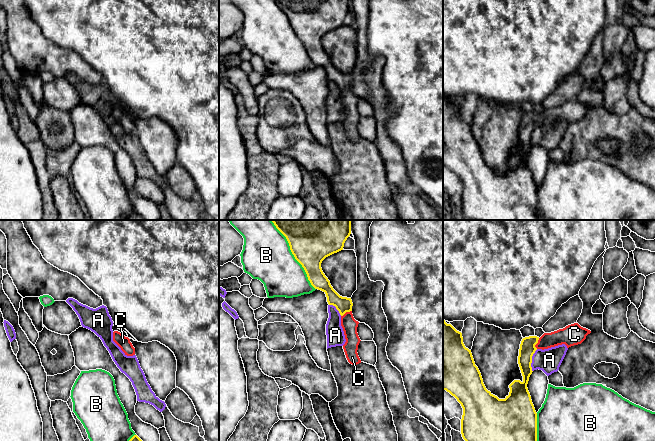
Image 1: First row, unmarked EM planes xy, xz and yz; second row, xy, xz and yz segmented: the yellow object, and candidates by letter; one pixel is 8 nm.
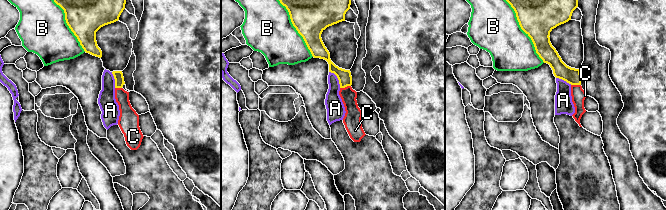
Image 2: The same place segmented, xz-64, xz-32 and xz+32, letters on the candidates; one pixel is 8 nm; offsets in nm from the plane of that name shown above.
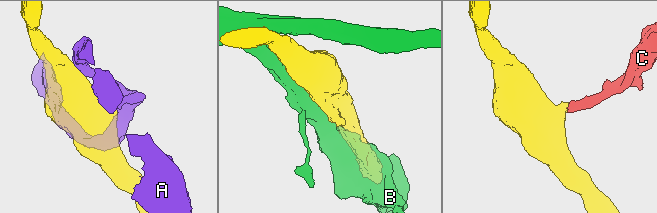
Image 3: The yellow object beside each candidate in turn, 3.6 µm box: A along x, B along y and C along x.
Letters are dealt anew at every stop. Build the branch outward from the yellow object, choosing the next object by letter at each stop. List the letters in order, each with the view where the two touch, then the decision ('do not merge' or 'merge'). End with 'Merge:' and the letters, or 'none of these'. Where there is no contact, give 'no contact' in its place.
A: contact in yz; do not merge
B: contact in xz; do not merge
C: contact in xz; merge
Merge: C

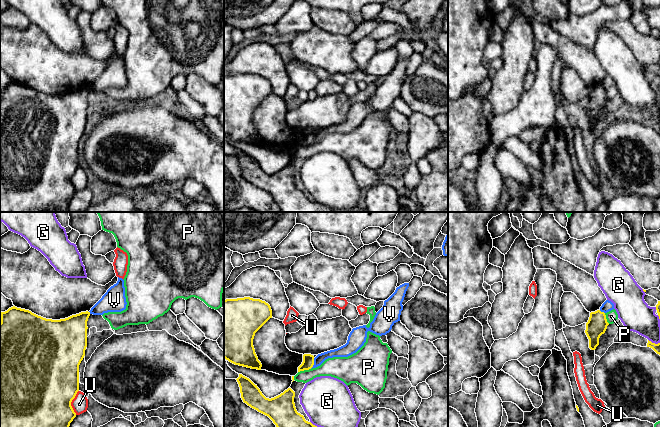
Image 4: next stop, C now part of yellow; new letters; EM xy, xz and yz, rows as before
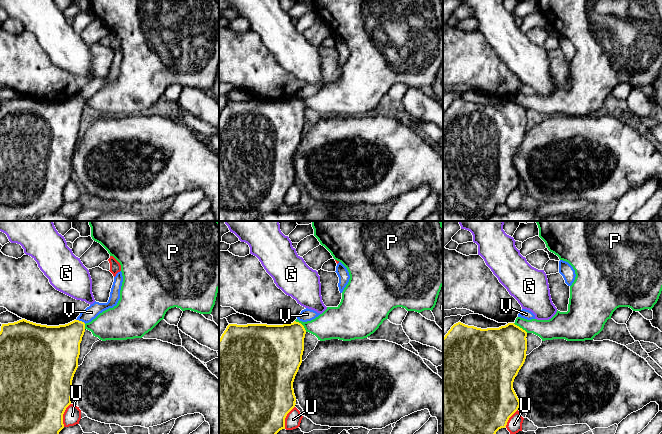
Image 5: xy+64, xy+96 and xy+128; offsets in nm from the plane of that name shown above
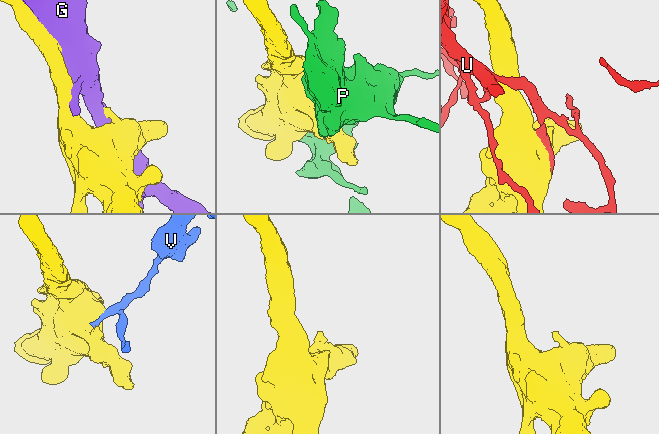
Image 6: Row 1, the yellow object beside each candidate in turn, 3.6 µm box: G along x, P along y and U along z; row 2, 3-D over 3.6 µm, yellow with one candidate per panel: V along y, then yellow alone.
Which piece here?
G: contact in yz; do not merge
P: contact in xz; do not merge
U: contact in xy; do not merge
V: contact in xz; do not merge
Merge: none of these

